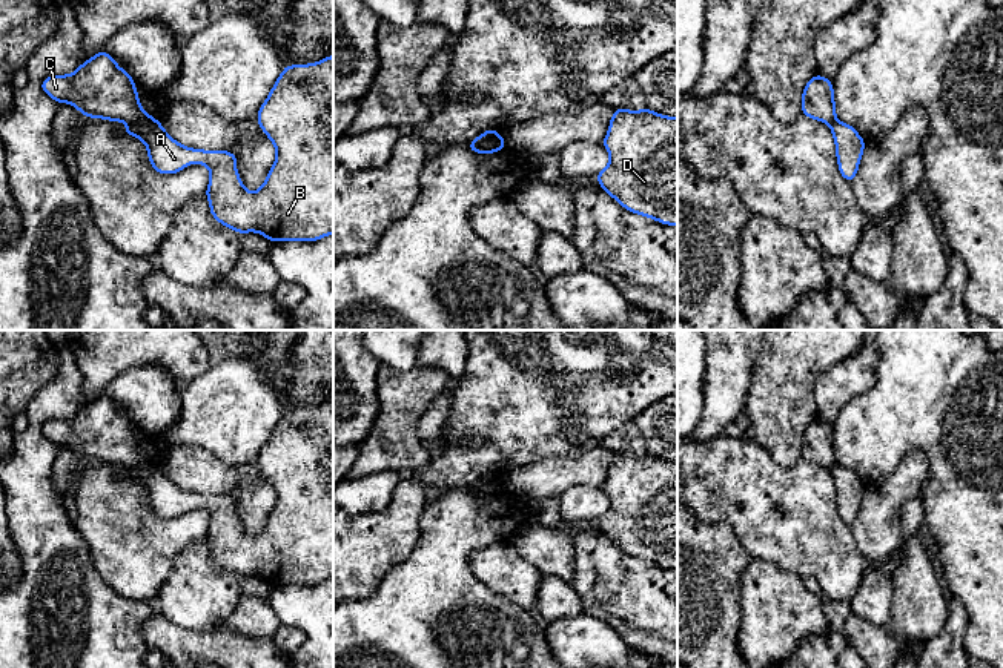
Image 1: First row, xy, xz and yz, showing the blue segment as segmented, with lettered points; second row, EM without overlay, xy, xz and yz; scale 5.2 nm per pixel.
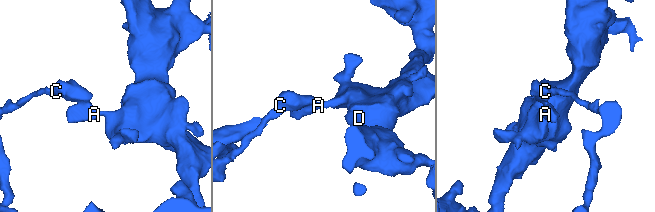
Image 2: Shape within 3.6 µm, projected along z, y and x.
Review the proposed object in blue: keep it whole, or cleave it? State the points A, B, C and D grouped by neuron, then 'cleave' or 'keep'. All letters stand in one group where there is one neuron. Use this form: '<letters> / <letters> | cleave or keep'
A B D / C | cleave

